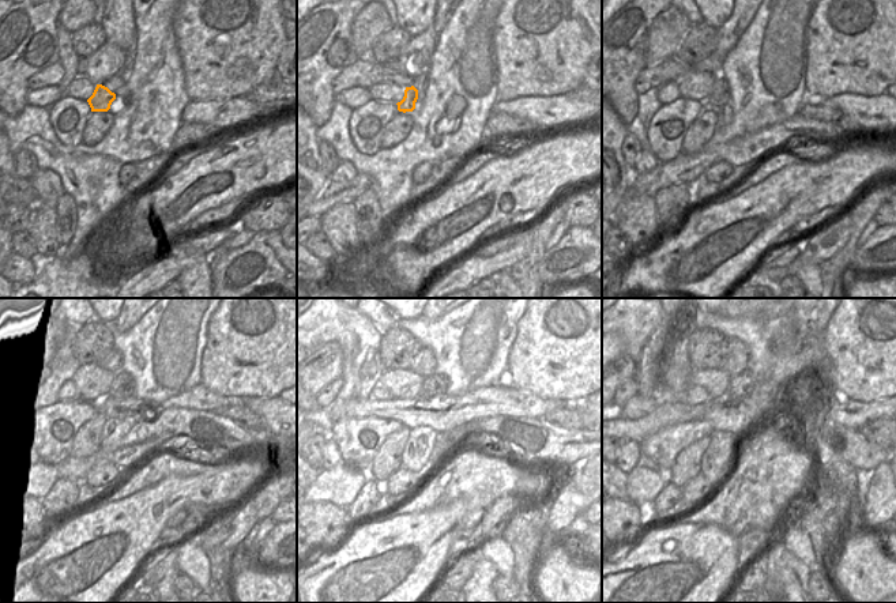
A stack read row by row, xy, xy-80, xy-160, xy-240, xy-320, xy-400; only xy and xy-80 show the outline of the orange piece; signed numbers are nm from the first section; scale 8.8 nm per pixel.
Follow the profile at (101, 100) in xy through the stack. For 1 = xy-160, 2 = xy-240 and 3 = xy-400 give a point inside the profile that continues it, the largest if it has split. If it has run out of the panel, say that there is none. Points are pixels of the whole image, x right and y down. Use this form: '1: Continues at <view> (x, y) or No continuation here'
1: Continues at xy-160 (721, 94)
2: Continues at xy-240 (123, 387)
3: Continues at xy-400 (741, 387)

